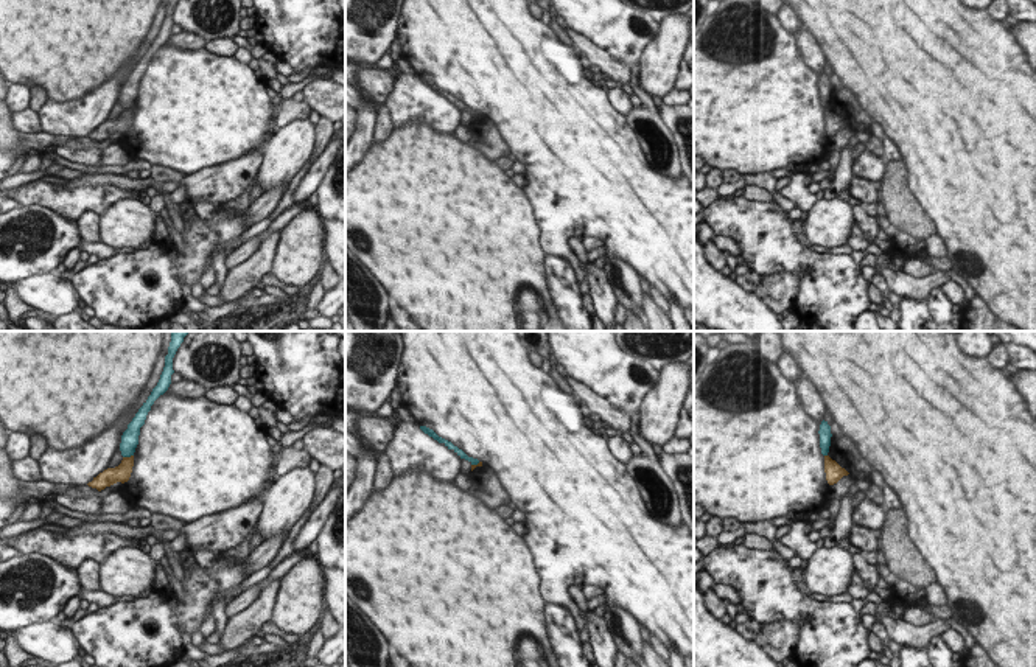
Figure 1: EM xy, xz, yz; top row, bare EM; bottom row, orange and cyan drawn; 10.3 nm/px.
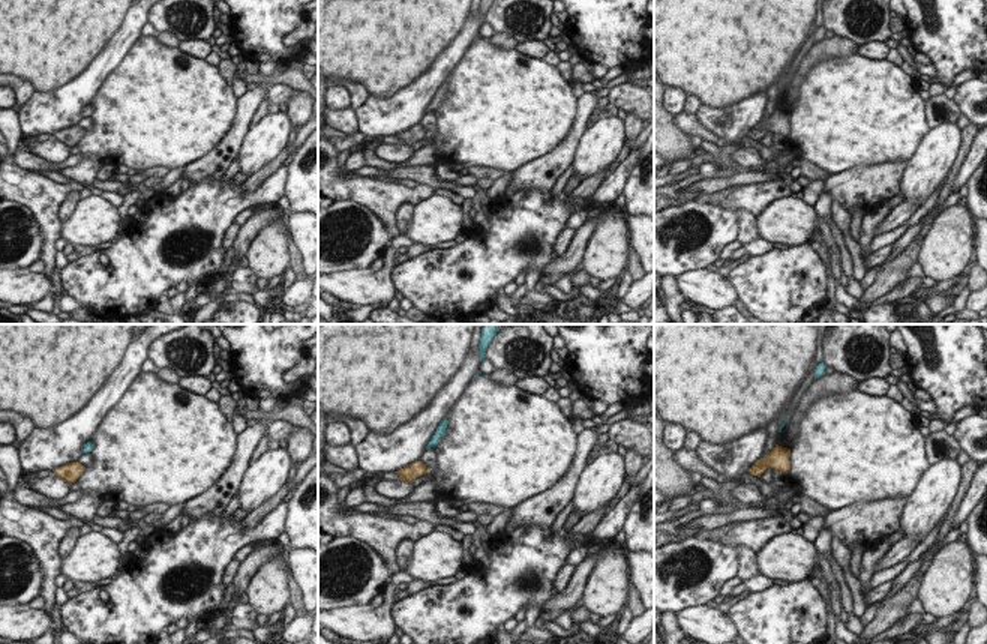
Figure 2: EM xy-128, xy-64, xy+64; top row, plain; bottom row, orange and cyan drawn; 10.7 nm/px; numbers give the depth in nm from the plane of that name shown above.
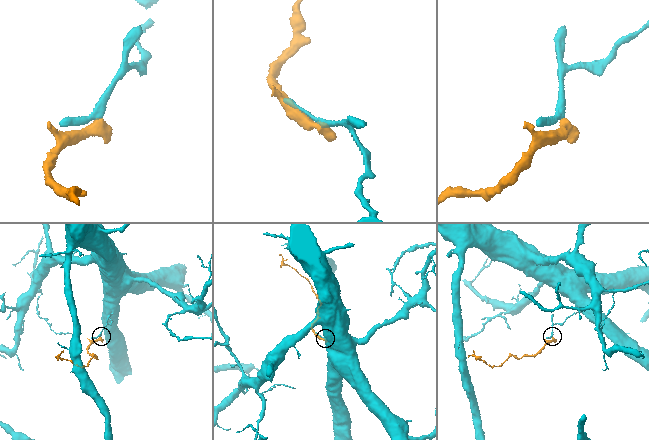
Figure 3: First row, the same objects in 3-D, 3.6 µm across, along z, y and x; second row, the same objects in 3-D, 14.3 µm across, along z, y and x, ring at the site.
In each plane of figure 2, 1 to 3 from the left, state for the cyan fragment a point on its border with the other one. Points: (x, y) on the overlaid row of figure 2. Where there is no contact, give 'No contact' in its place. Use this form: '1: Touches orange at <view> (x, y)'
1: No contact
2: No contact
3: No contact.

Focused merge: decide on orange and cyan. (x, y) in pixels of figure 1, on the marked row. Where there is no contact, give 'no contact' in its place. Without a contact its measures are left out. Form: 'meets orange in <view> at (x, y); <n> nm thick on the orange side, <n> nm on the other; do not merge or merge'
meets orange in xy at (128, 457); 190 nm thick on the orange side, 190 nm on the other; do not merge

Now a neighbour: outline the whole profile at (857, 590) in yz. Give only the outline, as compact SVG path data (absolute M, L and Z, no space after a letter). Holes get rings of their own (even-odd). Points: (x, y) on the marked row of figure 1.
M854 571L854 574L852 574L852 581L851 581L851 585L849 585L849 591L848 591L848 592L852 595L852 599L865 600L865 599L868 599L868 595L870 595L873 591L870 591L870 589L865 586L863 580L859 577L859 572Z

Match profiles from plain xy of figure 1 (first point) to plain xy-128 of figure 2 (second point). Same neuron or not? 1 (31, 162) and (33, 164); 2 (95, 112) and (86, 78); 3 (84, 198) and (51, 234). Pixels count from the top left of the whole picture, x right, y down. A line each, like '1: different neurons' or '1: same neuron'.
1: same neuron
2: same neuron
3: same neuron

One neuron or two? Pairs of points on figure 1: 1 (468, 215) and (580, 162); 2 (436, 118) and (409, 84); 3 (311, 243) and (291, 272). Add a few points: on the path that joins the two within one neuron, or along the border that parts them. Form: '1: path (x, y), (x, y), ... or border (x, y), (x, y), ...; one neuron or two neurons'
1: border (528, 201), (534, 210), (540, 235); two neurons
2: path (430, 111), (411, 92); one neuron
3: path (304, 251), (294, 265); one neuron

